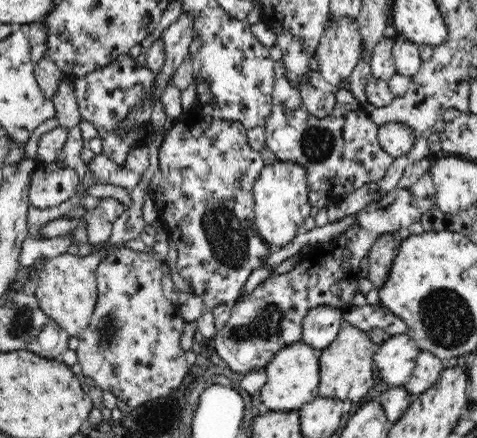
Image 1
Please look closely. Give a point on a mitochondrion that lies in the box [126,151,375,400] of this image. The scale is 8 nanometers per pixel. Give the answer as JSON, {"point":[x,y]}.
{"point":[225,233]}

